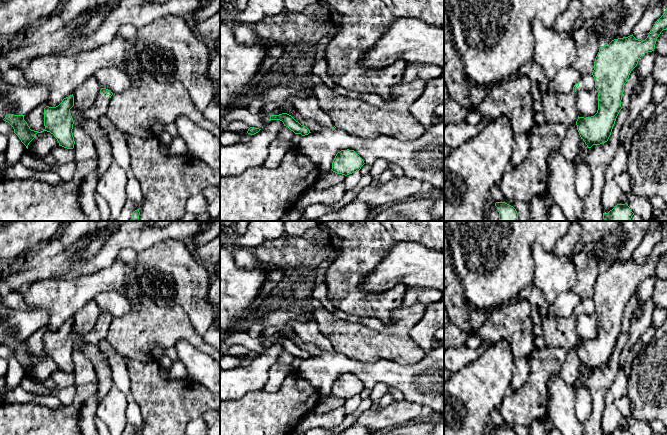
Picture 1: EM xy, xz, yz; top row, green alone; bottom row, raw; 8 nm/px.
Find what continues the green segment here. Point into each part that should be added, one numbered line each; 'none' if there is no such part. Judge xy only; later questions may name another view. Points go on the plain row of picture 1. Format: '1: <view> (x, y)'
1: xy (98, 333)

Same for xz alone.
1: xz (308, 331)

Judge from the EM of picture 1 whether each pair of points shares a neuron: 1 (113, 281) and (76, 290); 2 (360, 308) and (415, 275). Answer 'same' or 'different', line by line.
1: same
2: different

